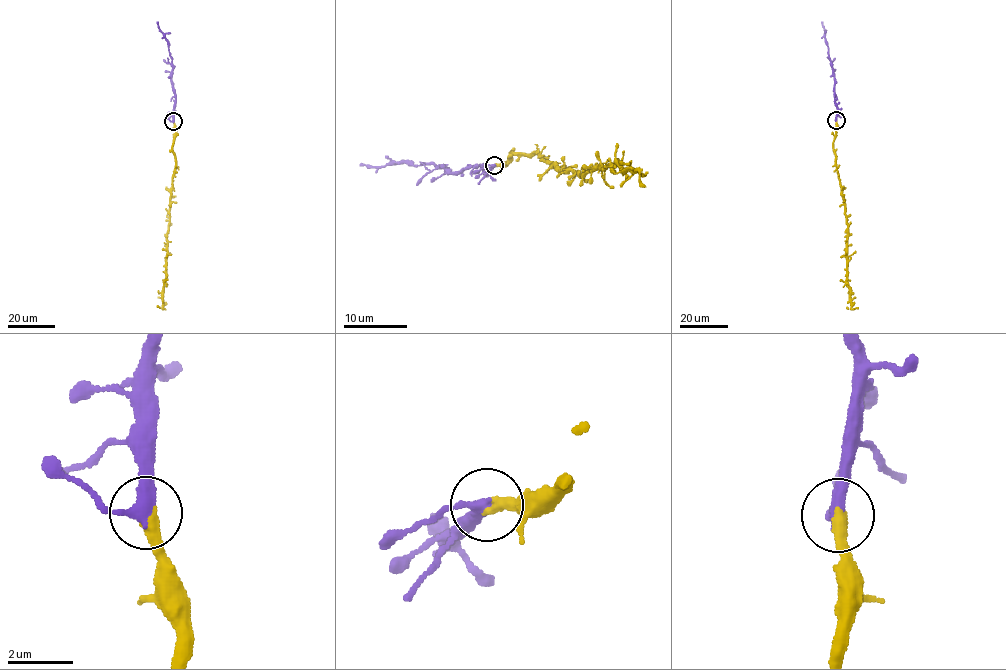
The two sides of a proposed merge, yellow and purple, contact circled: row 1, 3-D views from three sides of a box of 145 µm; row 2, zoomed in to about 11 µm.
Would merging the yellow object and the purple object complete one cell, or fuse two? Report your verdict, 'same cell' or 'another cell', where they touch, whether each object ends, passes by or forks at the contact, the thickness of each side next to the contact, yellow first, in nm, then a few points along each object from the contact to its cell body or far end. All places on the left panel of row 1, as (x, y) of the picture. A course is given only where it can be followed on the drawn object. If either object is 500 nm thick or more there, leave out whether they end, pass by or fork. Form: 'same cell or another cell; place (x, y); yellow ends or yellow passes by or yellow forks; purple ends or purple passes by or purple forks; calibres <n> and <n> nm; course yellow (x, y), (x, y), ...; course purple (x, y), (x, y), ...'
same cell; place (173, 121); yellow ends; purple passes by; calibres 360 and 360 nm; course yellow (173, 121), (175, 135), (172, 152), (175, 168), (167, 234), (163, 307); course purple (173, 121), (175, 93), (171, 79), (172, 60), (165, 34), (157, 22)

